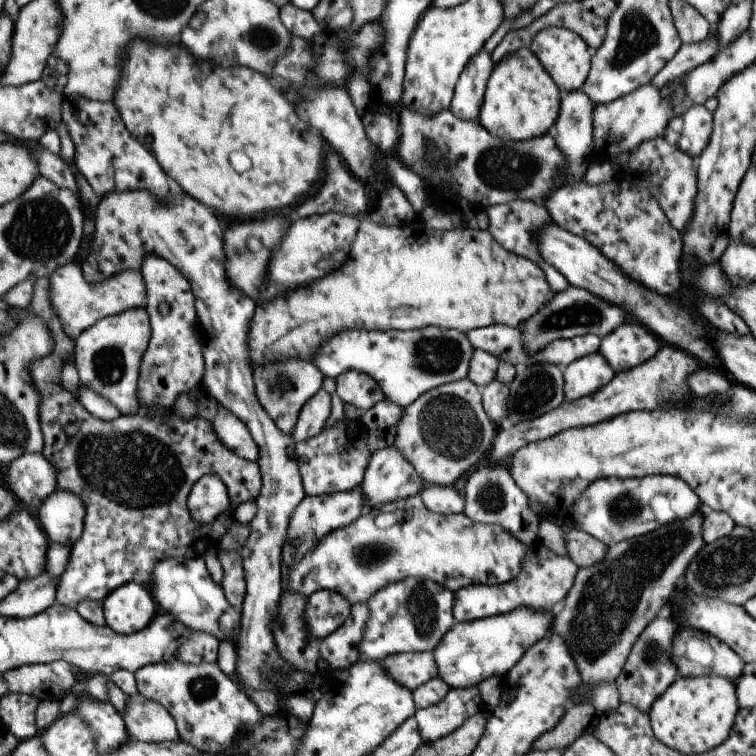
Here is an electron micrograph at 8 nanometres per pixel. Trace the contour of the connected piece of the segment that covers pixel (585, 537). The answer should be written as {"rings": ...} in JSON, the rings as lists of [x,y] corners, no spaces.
{"rings":[[[572,529],[564,534],[565,550],[577,568],[589,568],[601,562],[609,550],[606,544],[581,530]]]}

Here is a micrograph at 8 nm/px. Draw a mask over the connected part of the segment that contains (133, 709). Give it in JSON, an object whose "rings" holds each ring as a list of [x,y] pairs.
{"rings":[[[139,693],[127,696],[121,718],[128,737],[137,742],[160,743],[176,741],[178,734],[173,719],[160,705]]]}

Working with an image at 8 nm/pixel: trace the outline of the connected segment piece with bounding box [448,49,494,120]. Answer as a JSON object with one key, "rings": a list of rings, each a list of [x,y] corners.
{"rings":[[[483,49],[465,64],[455,83],[448,108],[455,118],[478,120],[486,82],[493,67],[491,55]]]}

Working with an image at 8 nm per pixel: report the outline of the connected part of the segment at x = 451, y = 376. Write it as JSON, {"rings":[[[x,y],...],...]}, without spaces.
{"rings":[[[421,327],[415,330],[341,330],[331,336],[311,362],[325,378],[337,378],[341,372],[357,370],[371,377],[385,399],[403,408],[424,392],[466,377],[468,364],[473,354],[472,344],[465,333],[455,329]]]}

